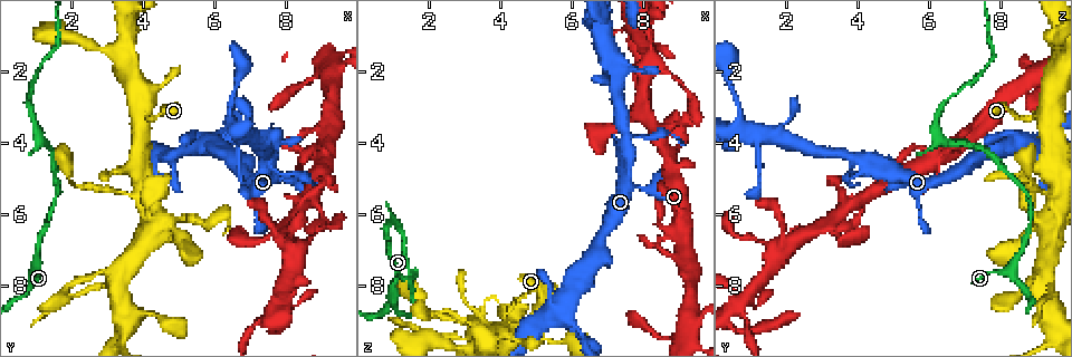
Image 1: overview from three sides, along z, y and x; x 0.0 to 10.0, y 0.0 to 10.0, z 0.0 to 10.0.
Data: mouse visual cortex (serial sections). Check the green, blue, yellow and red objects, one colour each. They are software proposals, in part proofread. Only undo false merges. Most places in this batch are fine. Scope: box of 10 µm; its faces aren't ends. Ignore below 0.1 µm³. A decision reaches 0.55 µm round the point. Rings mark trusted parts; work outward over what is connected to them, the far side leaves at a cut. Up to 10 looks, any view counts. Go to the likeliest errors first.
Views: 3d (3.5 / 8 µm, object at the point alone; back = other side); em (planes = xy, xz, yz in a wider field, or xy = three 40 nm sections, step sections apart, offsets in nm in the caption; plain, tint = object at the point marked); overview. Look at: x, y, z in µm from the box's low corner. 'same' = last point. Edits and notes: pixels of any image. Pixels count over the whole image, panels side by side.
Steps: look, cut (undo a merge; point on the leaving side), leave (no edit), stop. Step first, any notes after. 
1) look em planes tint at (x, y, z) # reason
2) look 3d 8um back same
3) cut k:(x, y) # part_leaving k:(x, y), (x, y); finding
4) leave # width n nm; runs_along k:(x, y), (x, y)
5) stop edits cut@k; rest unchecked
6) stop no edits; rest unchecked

look 3d 3.5um at (1.20, 3.85, 6.40) # abrupt turn

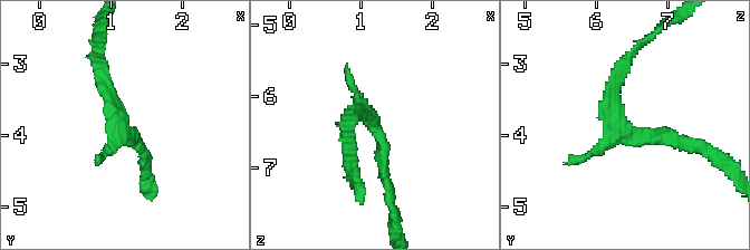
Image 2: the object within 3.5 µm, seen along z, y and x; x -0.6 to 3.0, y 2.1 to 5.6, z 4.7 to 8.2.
look em xy step 5 tint at (1.20, 3.85, 6.30)

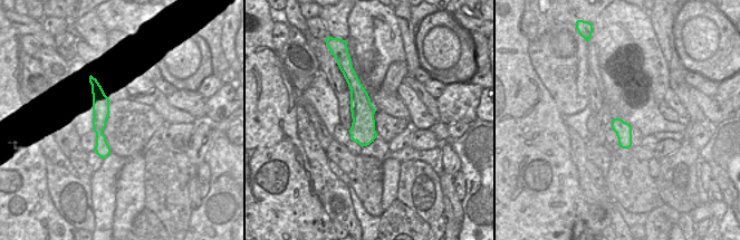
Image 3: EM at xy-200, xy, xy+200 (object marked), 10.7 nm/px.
leave # runs_along 3:(352, 76), (363, 112), (364, 143); all the same cell

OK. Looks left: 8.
look 3d 3.5um back at (5.25, 4.10, 8.85) # branch point

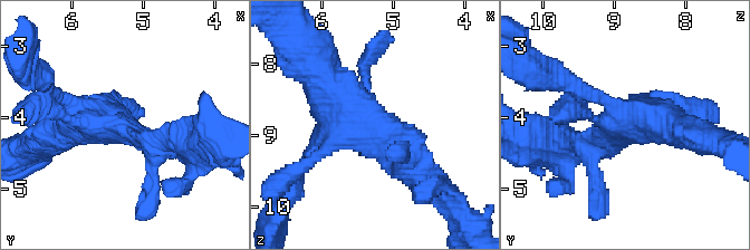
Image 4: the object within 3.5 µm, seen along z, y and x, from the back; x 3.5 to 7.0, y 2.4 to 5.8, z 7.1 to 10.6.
look em xy step 3 tint at (5.30, 4.10, 8.85)

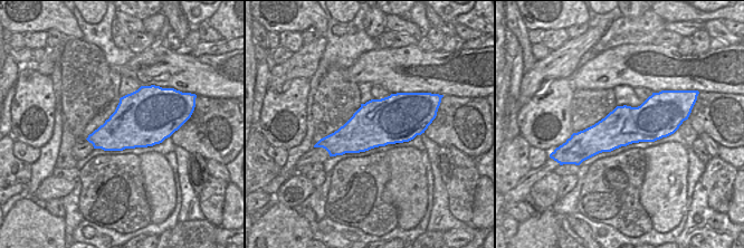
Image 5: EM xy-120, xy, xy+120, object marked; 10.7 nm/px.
look em xy step 1 tint same

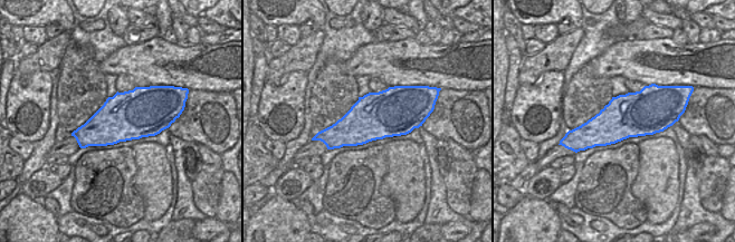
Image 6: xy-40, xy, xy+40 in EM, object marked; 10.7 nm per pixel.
leave # all the same cell

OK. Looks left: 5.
look 3d 3.5um at (7.80, 8.50, 0.70) # sharp bend

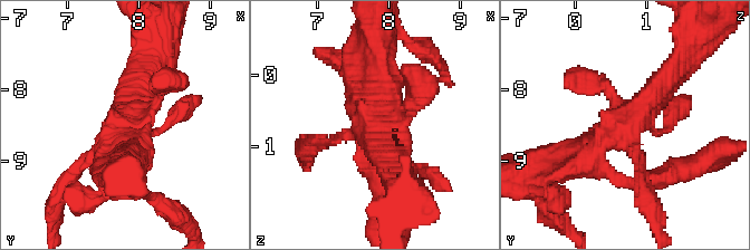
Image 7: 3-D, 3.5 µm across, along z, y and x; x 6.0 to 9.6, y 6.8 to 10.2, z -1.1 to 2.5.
leave # one cell here

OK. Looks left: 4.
look 3d 3.5um at (9.30, 1.95, 9.30) # thin arm on a thick one

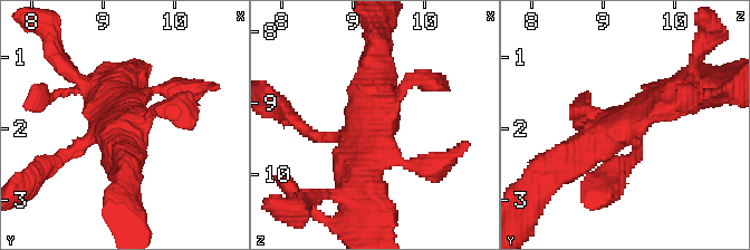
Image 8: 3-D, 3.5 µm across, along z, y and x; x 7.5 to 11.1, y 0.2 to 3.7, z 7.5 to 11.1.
look em xy step 5 tint at (9.30, 1.95, 9.30) # need the tissue

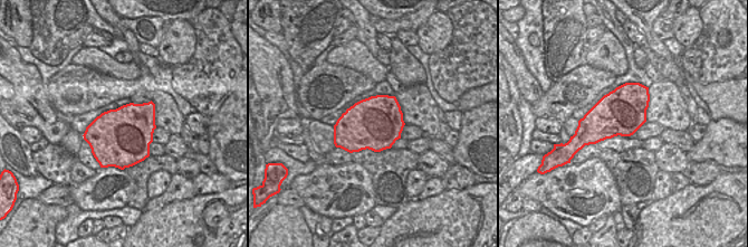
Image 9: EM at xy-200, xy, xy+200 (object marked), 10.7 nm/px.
look em xy step 1 tint same # another direction

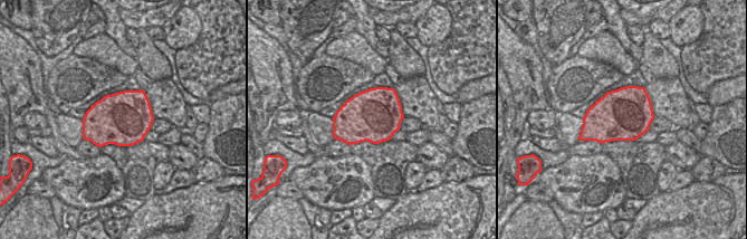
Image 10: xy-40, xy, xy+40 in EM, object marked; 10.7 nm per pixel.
leave # continuous, no second cell

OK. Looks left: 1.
stop no edits; rest unchecked

